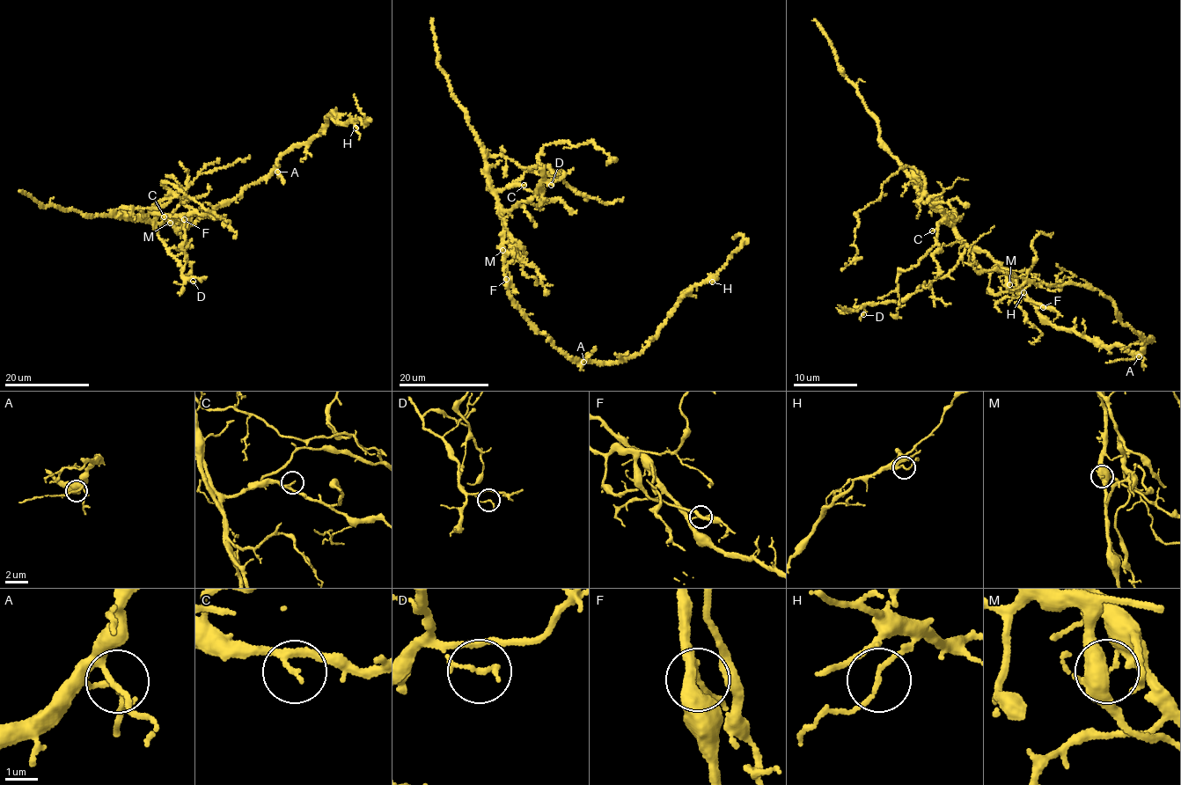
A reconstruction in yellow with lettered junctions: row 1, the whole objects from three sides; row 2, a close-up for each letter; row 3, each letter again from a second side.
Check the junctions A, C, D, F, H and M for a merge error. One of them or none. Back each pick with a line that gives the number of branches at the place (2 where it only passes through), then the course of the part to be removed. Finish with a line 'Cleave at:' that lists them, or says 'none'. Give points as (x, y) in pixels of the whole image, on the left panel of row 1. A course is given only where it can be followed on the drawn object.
F: 2 | (183, 219), (188, 216), (180, 223), (173, 214), (165, 225), (131, 216), (91, 216), (44, 208), (20, 192)
Cleave at: F

